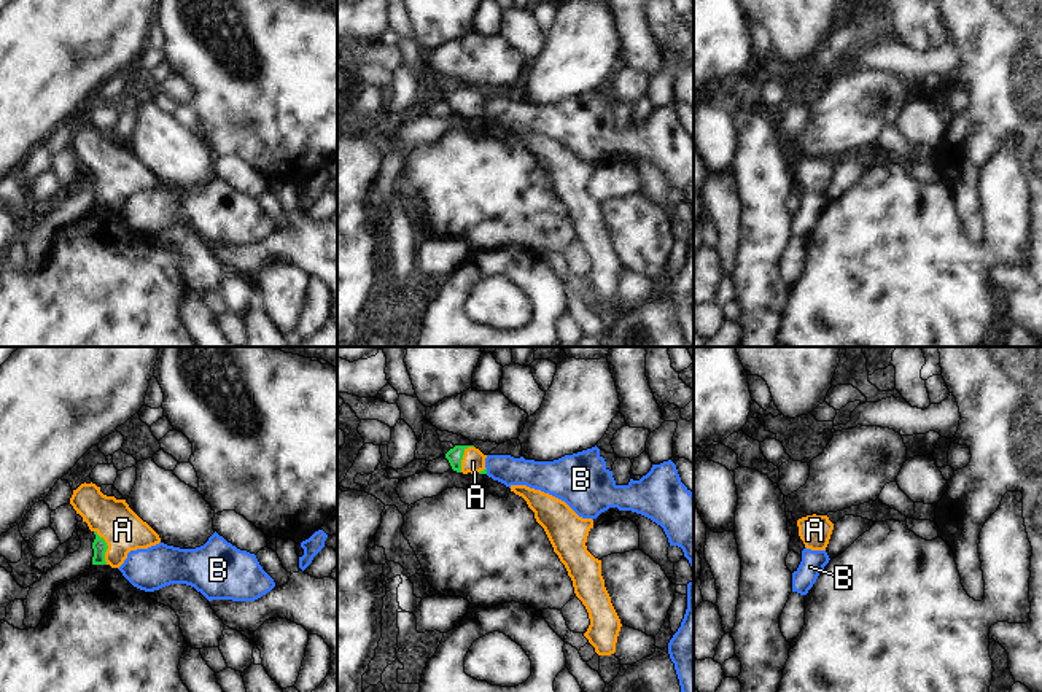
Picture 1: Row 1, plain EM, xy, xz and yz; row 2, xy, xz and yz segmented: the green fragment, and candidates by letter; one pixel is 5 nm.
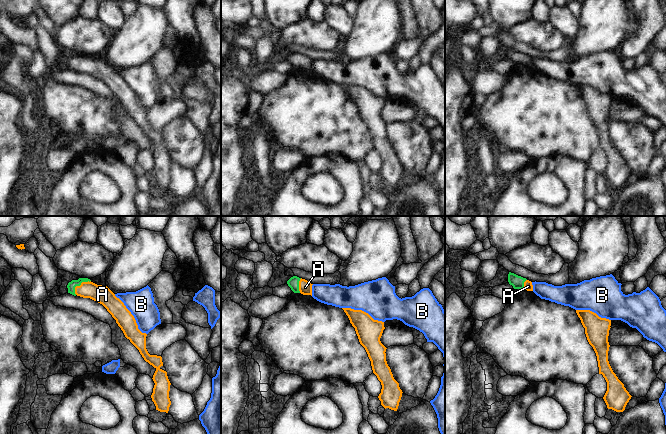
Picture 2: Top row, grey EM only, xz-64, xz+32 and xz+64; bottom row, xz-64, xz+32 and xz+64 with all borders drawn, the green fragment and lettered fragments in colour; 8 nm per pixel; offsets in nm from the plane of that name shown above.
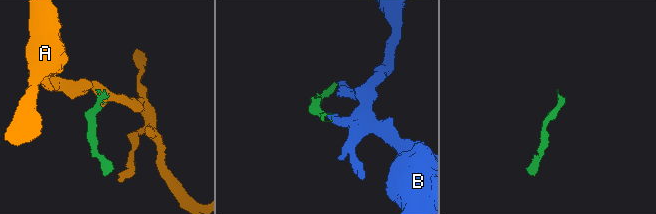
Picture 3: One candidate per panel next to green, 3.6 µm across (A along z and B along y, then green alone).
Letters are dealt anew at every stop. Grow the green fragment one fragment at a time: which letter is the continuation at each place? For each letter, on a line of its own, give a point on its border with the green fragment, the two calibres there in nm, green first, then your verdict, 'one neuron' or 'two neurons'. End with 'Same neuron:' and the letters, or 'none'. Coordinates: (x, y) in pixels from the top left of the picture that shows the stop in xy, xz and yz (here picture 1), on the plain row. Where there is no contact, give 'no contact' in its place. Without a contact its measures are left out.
A: xy (107, 191) | 70/220 nm | one neuron
B: xz (486, 113) | 20/140 nm | two neurons
Same neuron: A

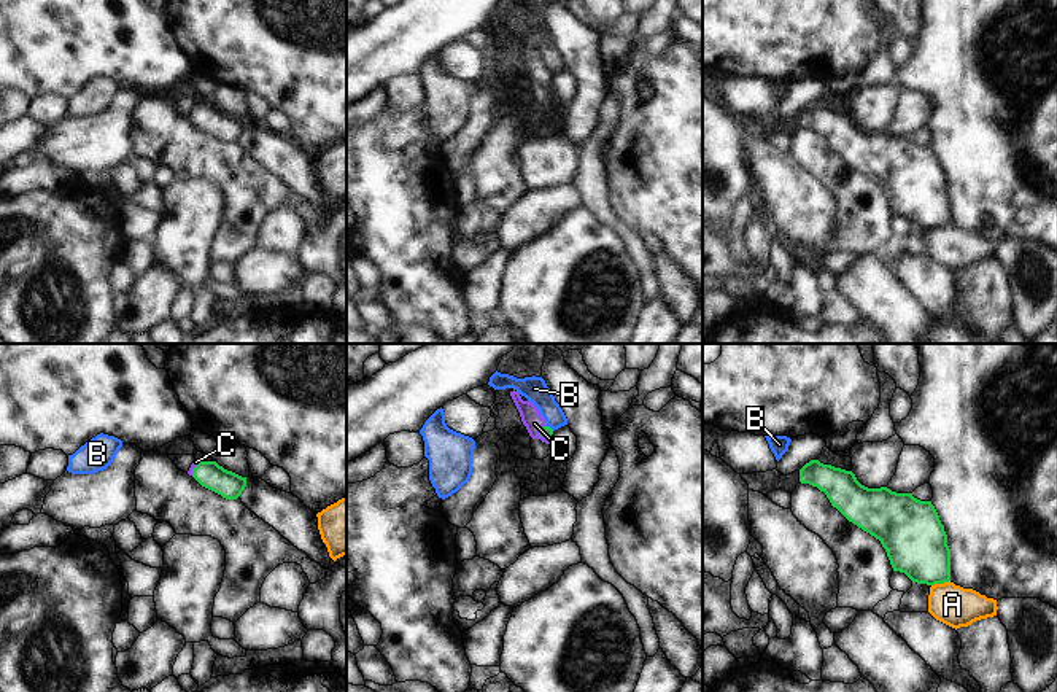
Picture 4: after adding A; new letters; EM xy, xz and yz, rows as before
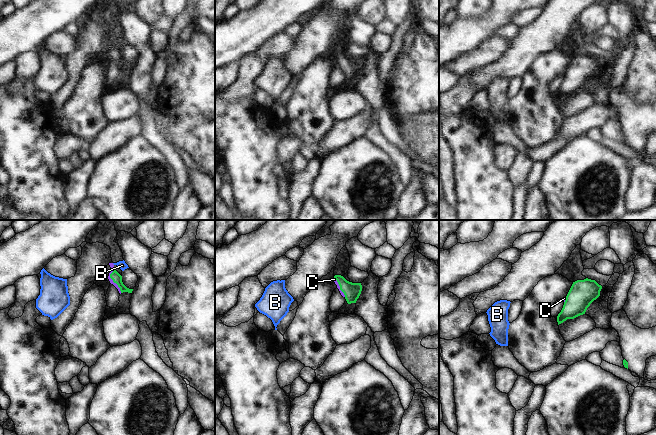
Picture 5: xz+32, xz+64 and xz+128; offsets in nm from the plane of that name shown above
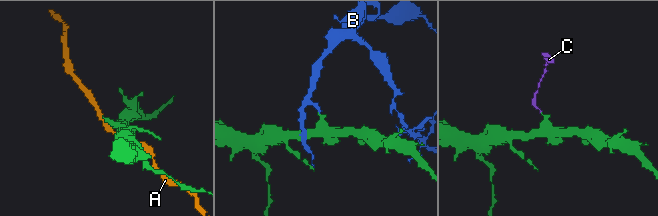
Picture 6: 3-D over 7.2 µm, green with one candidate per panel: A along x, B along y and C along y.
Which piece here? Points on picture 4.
A: yz (940, 226) | 320/200 nm | two neurons
B: xz (549, 70) | 50/130 nm | two neurons
C: xz (541, 78) | 50/100 nm | one neuron
Same neuron: C

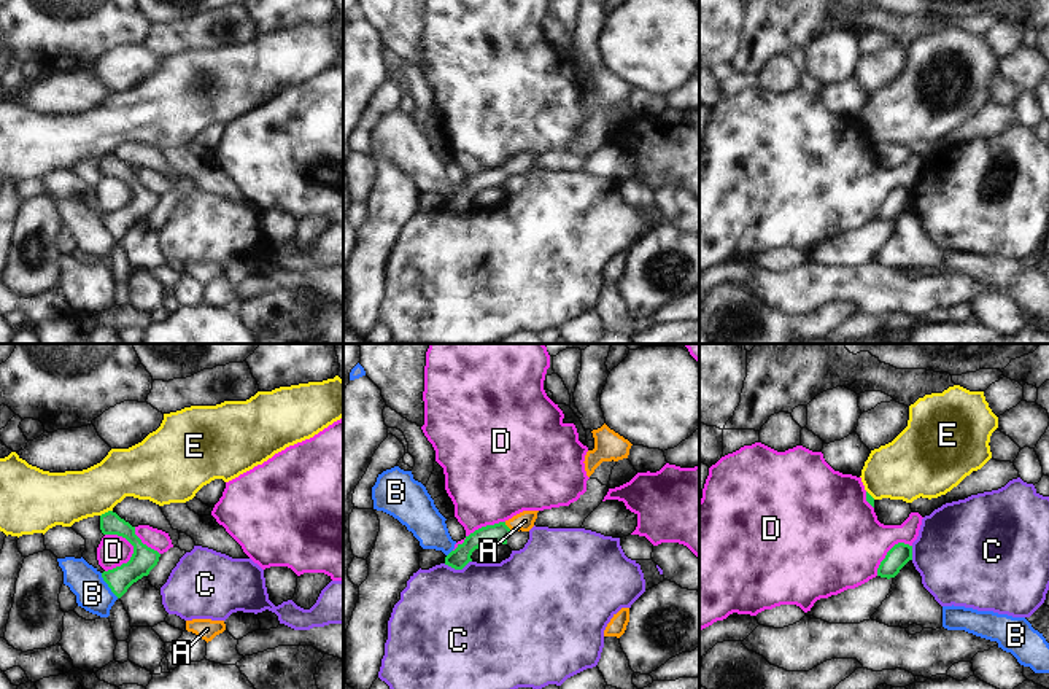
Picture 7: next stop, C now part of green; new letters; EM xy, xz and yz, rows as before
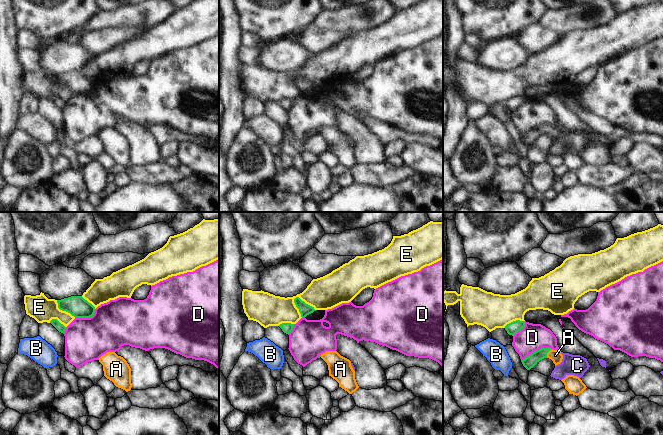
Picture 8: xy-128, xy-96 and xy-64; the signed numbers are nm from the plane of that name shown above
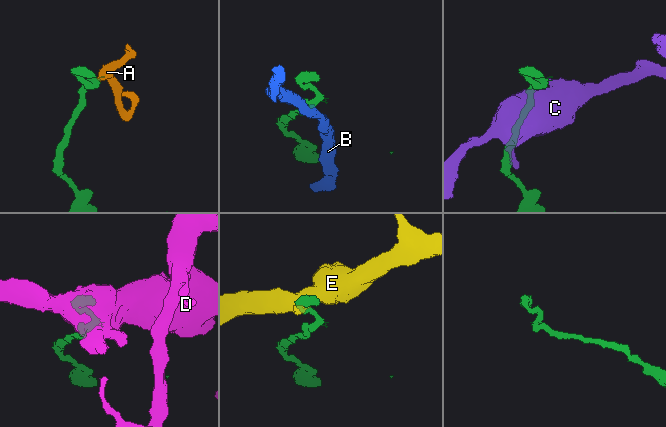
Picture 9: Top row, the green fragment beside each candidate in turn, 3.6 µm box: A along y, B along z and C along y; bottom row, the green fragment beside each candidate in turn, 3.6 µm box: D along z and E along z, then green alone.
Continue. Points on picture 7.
A: xz (507, 171) | 110/100 nm | one neuron
B: xy (108, 229) | 130/170 nm | two neurons
C: xz (456, 212) | 100/500 nm | two neurons
D: xy (131, 202) | 130/160 nm | two neurons
E: xy (105, 156) | 110/280 nm | two neurons
Same neuron: A

